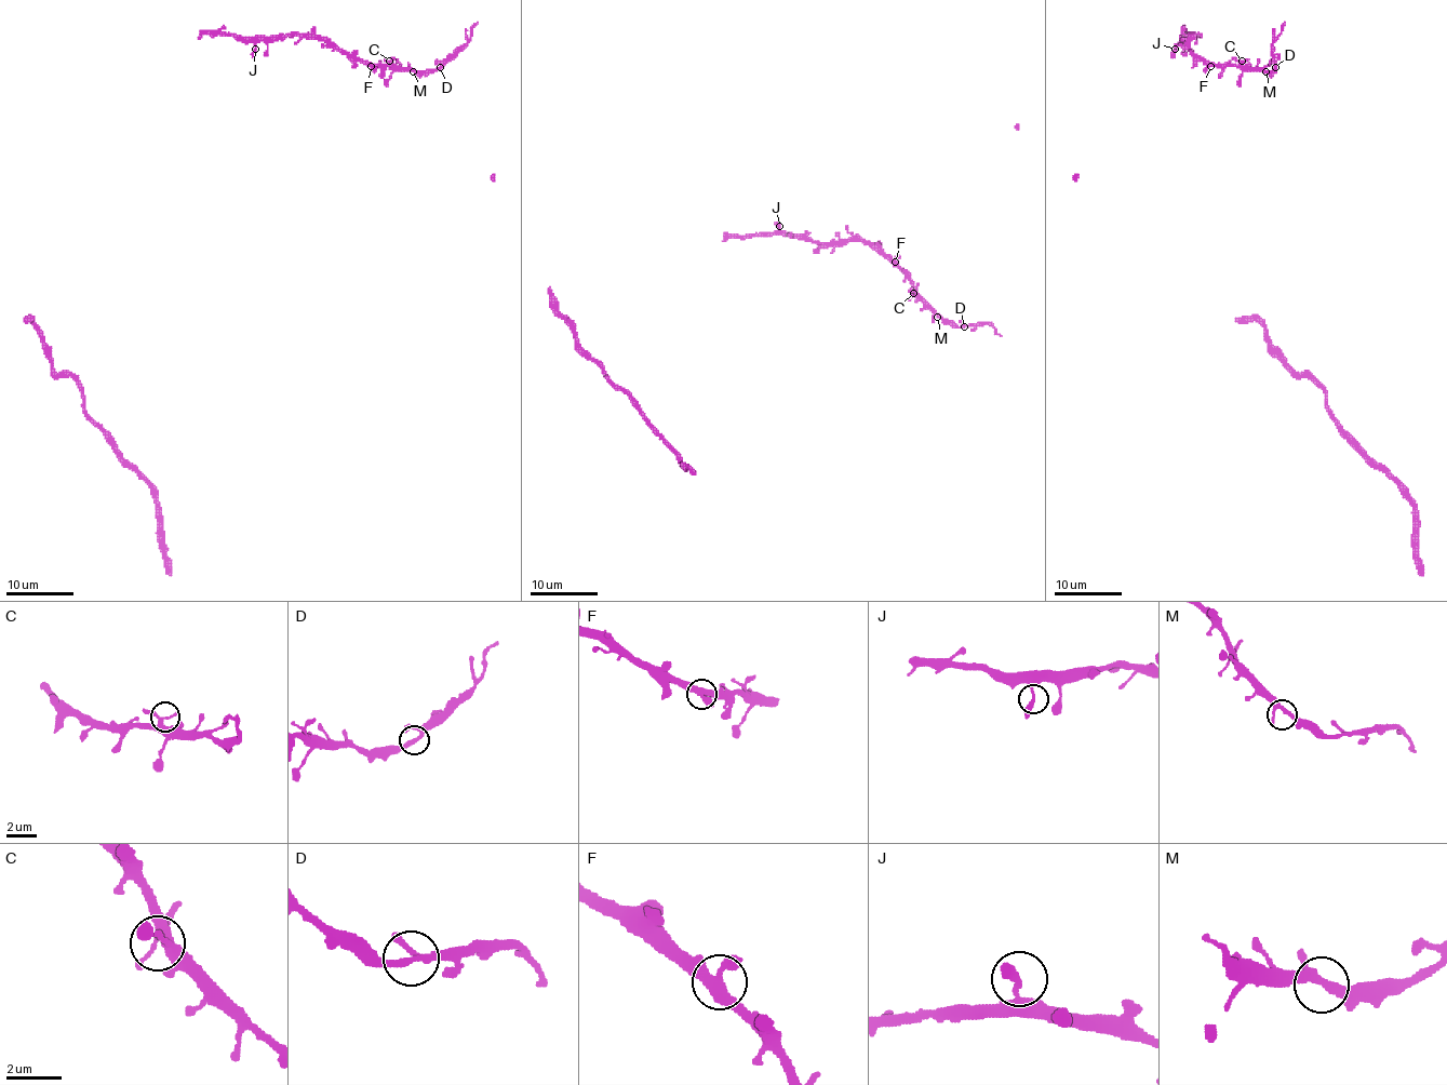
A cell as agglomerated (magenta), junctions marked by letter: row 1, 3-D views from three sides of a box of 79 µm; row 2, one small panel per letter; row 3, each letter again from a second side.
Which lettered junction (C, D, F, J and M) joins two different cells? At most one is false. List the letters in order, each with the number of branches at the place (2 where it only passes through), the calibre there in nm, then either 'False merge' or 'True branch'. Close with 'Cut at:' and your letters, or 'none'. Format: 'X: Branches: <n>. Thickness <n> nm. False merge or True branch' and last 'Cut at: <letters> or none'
C: Branches: 3. Thickness 200 nm. True branch
D: Branches: 3. Thickness 220 nm. True branch
F: Branches: 3. Thickness 400 nm. True branch
J: Branches: 2. Thickness 280 nm. True branch
M: Branches: 3. Thickness 260 nm. True branch
Cut at: none

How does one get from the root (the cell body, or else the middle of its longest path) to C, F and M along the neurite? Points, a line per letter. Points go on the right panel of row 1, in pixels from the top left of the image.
C: (1190, 39), (1187, 34), (1183, 37), (1191, 34), (1190, 49), (1210, 63), (1237, 66), (1242, 61)
F: (1190, 39), (1187, 34), (1183, 37), (1191, 34), (1190, 49), (1210, 66)
M: (1190, 39), (1187, 34), (1183, 37), (1191, 34), (1190, 49), (1210, 63), (1265, 71)

